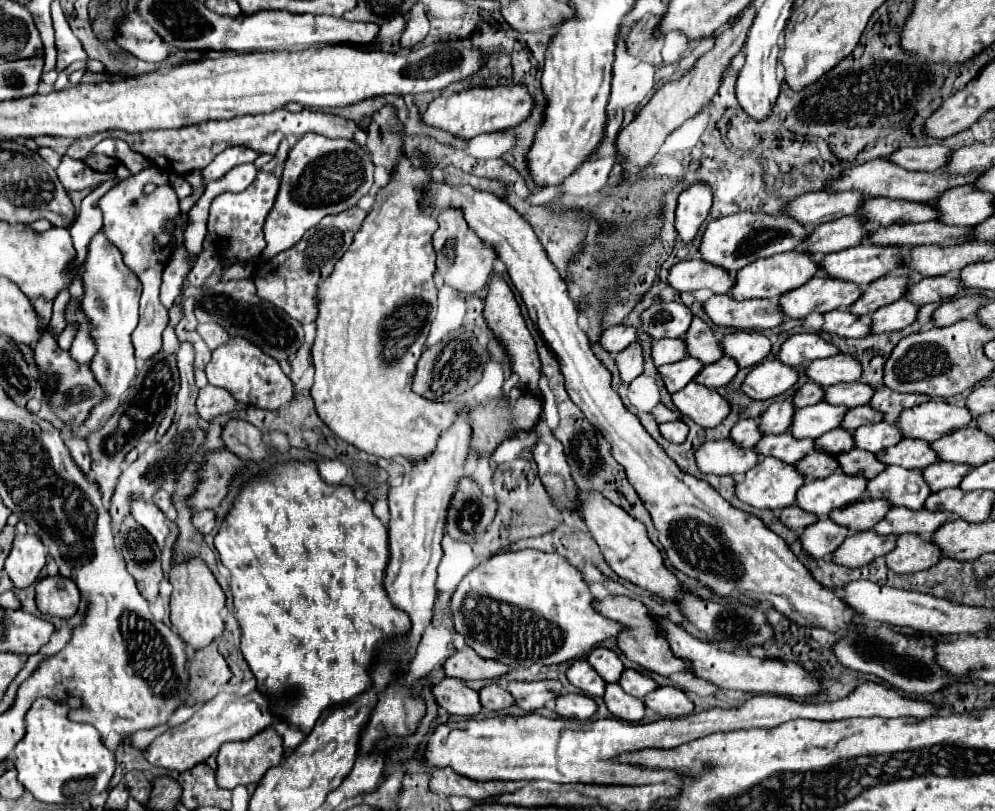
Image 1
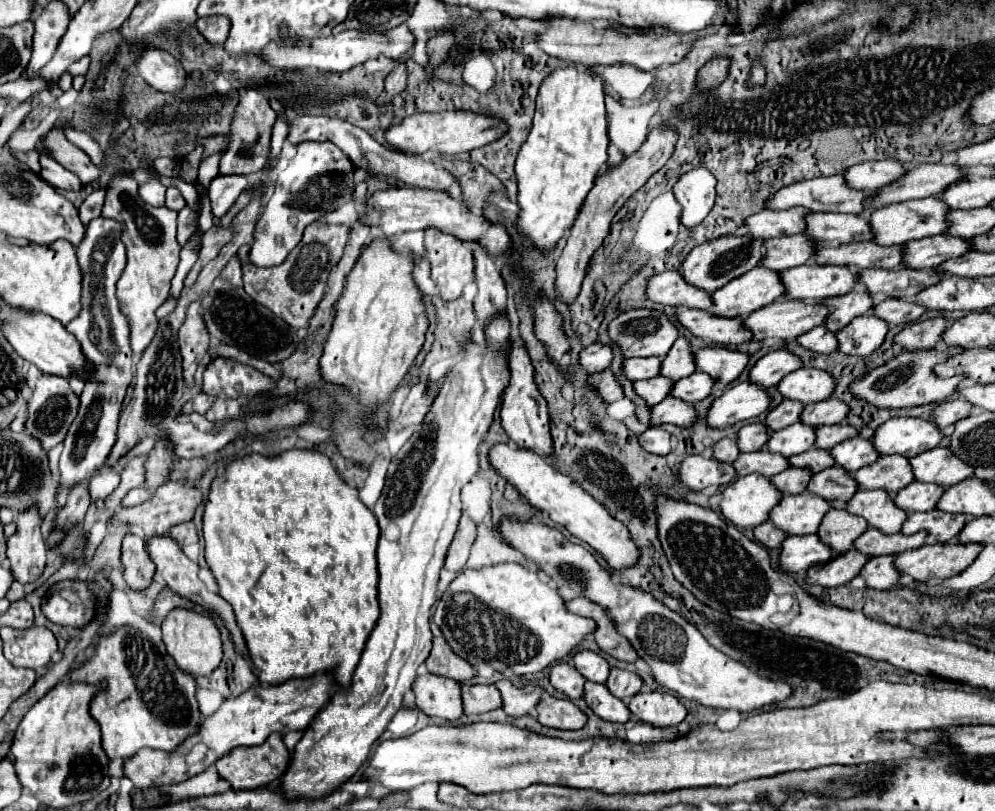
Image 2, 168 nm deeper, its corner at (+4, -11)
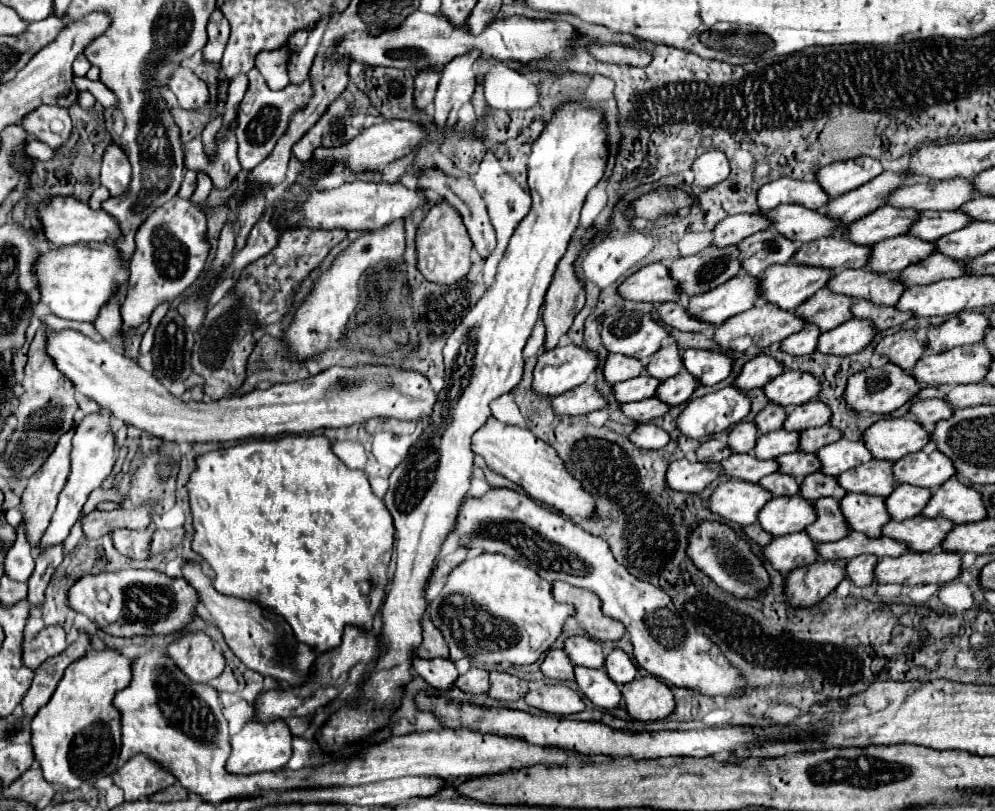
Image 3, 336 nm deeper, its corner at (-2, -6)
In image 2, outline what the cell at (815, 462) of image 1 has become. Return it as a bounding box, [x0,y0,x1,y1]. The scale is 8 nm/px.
[770,469,812,495]

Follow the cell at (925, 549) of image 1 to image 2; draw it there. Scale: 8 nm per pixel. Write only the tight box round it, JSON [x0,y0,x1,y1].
[860,555,900,589]

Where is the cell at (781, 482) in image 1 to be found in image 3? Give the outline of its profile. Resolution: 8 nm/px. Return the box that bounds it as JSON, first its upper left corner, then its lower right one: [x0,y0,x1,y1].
[710,480,772,526]

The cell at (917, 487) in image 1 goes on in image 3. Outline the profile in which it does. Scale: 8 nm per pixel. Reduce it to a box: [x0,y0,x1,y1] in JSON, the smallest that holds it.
[840,492,892,538]

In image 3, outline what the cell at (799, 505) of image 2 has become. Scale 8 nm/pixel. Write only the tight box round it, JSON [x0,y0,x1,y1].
[758,496,816,536]

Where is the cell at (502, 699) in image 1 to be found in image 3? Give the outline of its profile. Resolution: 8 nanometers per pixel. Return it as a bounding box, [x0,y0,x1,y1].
[456,668,490,694]

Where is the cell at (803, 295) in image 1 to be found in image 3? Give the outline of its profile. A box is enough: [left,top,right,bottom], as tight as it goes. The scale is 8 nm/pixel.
[714,302,804,350]

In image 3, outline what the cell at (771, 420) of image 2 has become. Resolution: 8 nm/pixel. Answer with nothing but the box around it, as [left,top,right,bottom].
[756,404,786,432]

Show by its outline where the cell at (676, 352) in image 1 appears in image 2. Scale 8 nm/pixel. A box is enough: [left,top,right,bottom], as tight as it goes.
[622,357,660,381]

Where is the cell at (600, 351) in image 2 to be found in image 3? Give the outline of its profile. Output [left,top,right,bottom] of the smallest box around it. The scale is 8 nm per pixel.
[532,344,598,396]

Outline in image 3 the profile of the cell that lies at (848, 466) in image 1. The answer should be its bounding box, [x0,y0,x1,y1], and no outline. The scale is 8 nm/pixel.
[800,472,846,500]

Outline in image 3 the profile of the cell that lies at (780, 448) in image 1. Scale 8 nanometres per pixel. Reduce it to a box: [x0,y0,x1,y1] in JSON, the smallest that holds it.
[720,454,778,482]

